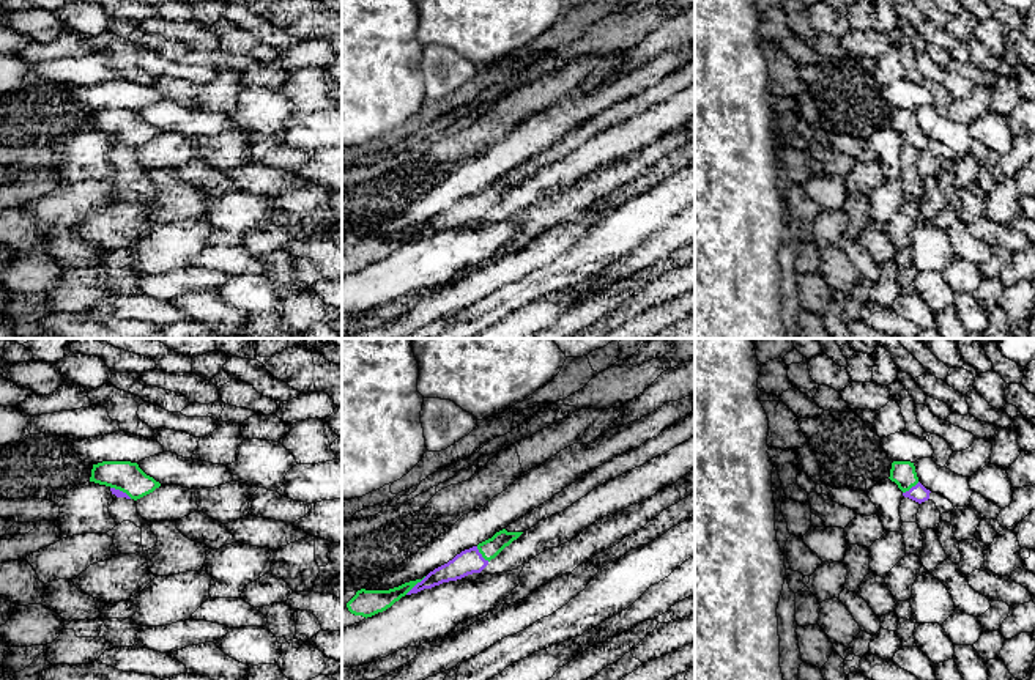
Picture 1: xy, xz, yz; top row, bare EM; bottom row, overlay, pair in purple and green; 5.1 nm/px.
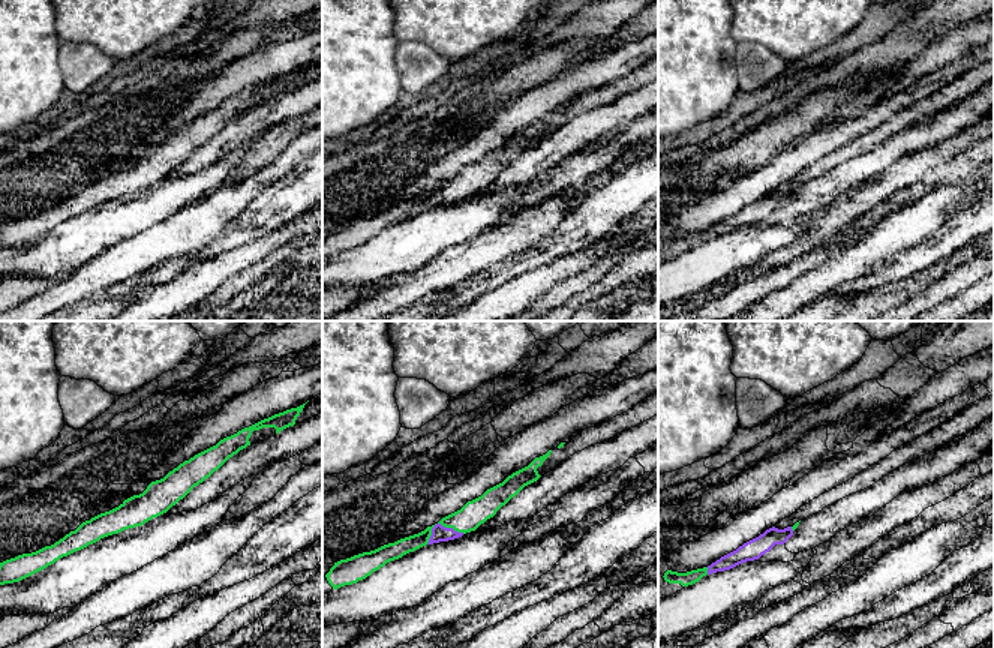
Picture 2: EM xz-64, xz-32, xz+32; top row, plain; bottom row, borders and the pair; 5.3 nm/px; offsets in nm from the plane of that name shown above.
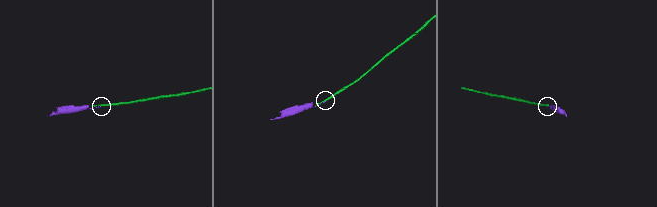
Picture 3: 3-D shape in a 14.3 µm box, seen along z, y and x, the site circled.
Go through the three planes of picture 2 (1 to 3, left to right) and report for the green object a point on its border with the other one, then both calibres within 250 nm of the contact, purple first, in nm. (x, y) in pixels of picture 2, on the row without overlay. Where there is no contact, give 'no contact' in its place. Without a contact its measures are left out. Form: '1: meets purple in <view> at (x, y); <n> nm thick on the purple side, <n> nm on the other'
1: no contact
2: meets purple in xz-32 at (440, 188); 90 nm thick on the purple side, 140 nm on the other
3: meets purple in xz+32 at (708, 234); 110 nm thick on the purple side, 70 nm on the other

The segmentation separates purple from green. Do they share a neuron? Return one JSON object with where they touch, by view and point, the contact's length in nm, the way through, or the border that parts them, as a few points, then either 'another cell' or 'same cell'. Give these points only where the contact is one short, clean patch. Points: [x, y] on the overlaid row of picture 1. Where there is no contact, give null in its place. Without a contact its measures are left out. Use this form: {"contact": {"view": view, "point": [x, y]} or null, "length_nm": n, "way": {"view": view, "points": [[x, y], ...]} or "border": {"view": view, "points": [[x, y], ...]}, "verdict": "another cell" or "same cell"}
{"contact": {"view": "xz", "point": [416, 584]}, "length_nm": 140, "verdict": "same cell"}

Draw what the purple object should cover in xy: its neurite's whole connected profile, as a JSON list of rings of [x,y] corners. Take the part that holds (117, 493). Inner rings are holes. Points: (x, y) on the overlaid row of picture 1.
[[[102,461],[93,464],[90,482],[109,486],[117,497],[134,501],[161,486],[161,483],[147,475],[137,463],[131,461]]]

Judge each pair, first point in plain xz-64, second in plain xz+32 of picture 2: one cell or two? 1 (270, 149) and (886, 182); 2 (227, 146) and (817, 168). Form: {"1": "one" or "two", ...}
{"1": "one", "2": "two"}

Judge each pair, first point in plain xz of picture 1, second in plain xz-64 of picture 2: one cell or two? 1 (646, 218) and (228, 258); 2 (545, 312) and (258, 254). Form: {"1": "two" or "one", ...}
{"1": "two", "2": "one"}

